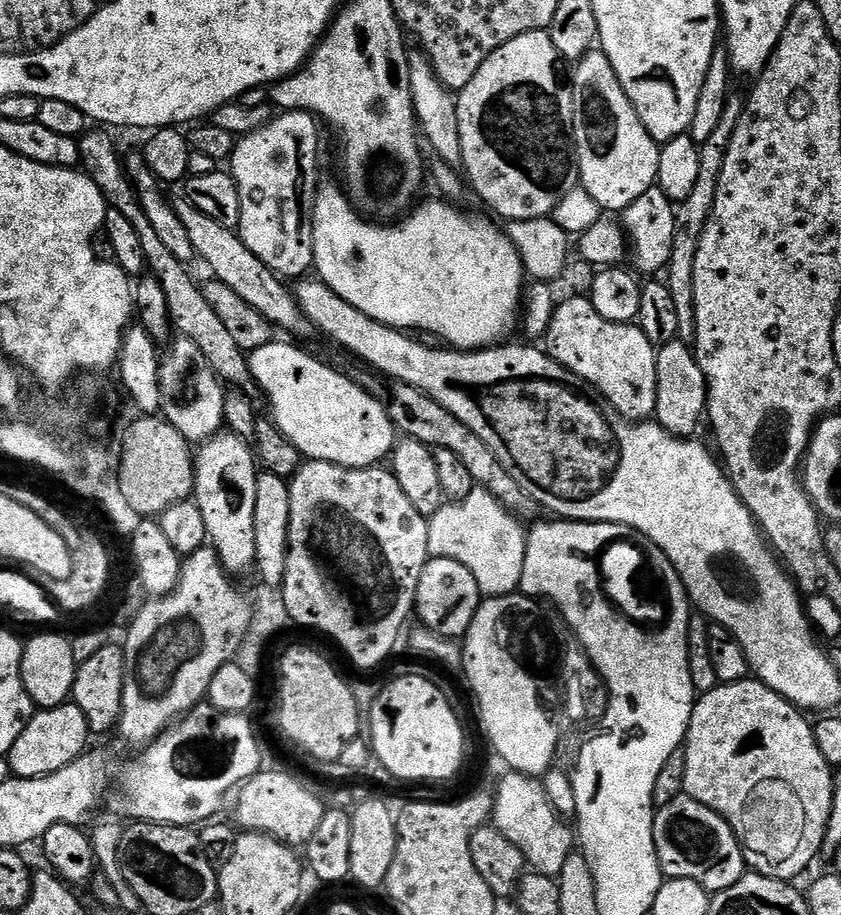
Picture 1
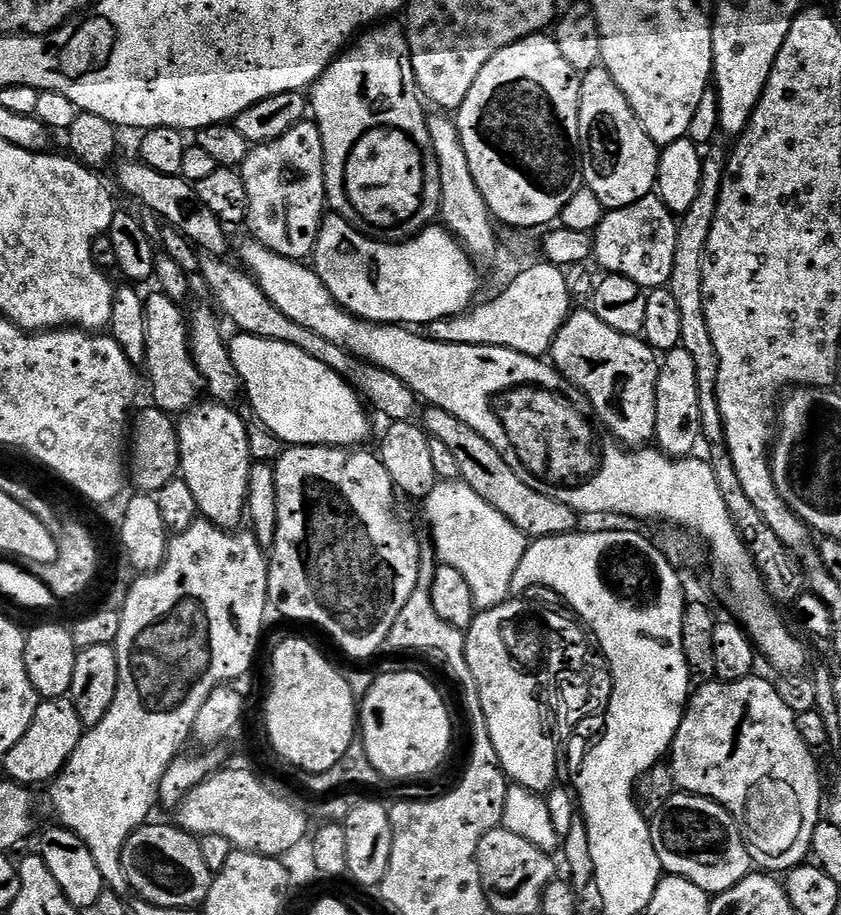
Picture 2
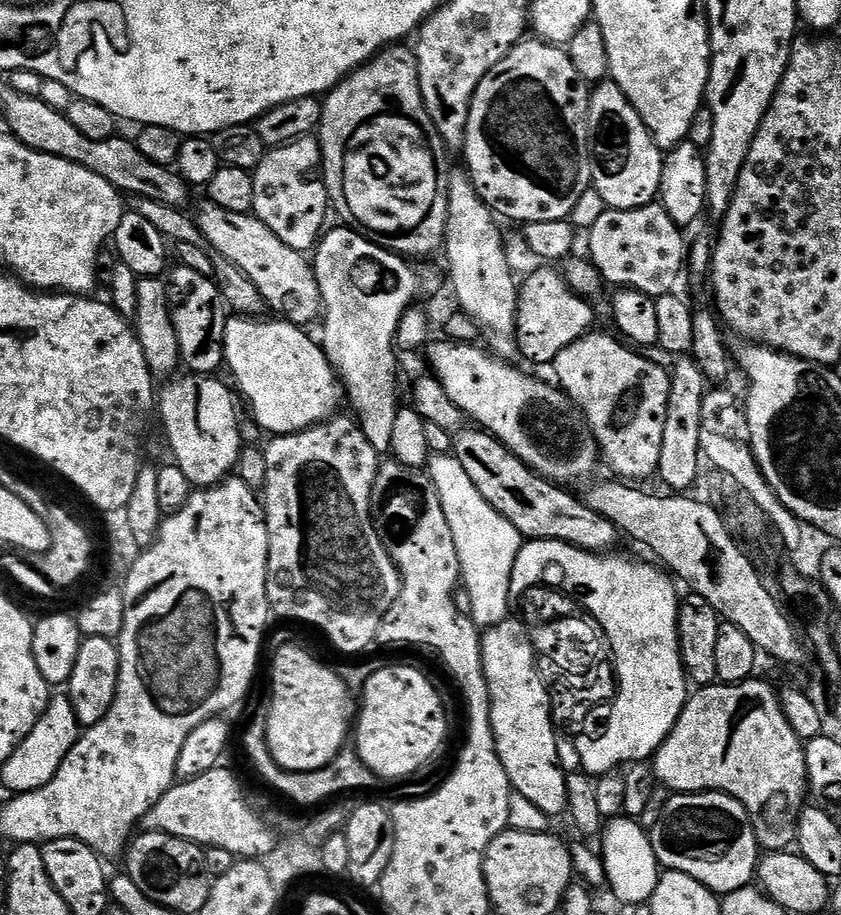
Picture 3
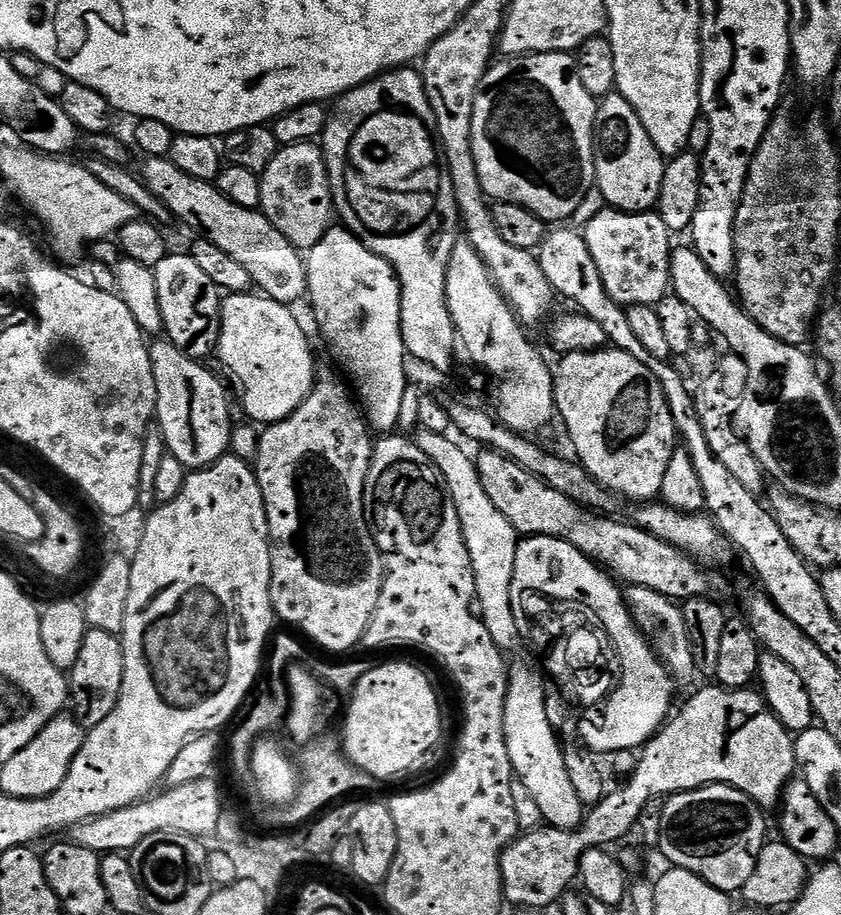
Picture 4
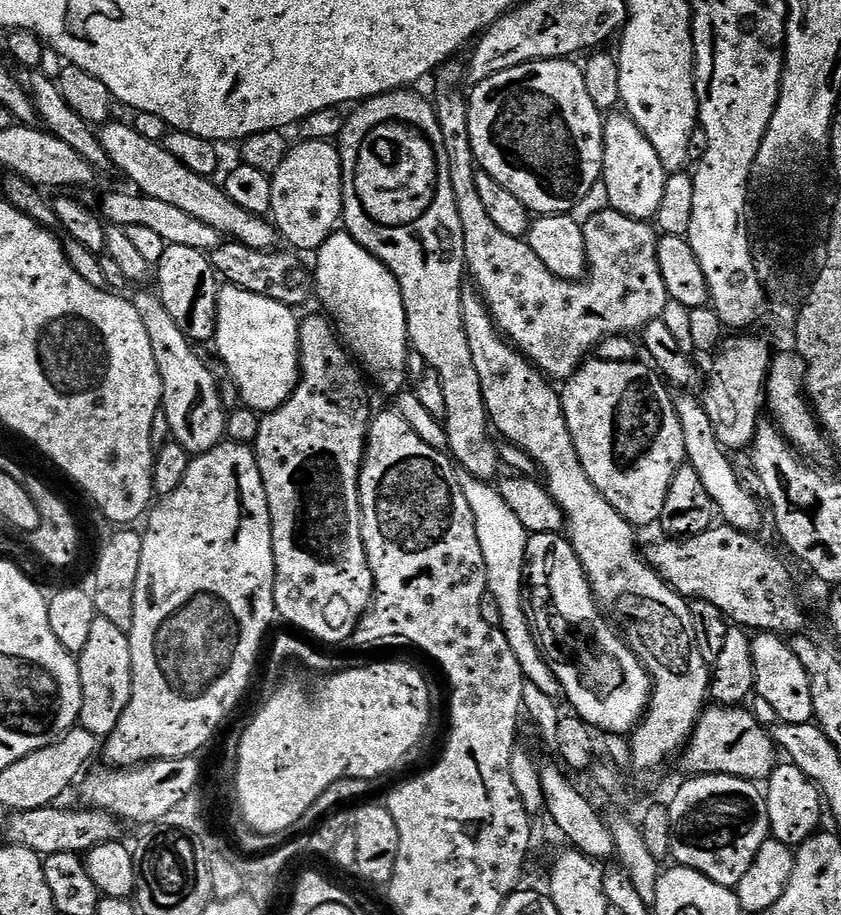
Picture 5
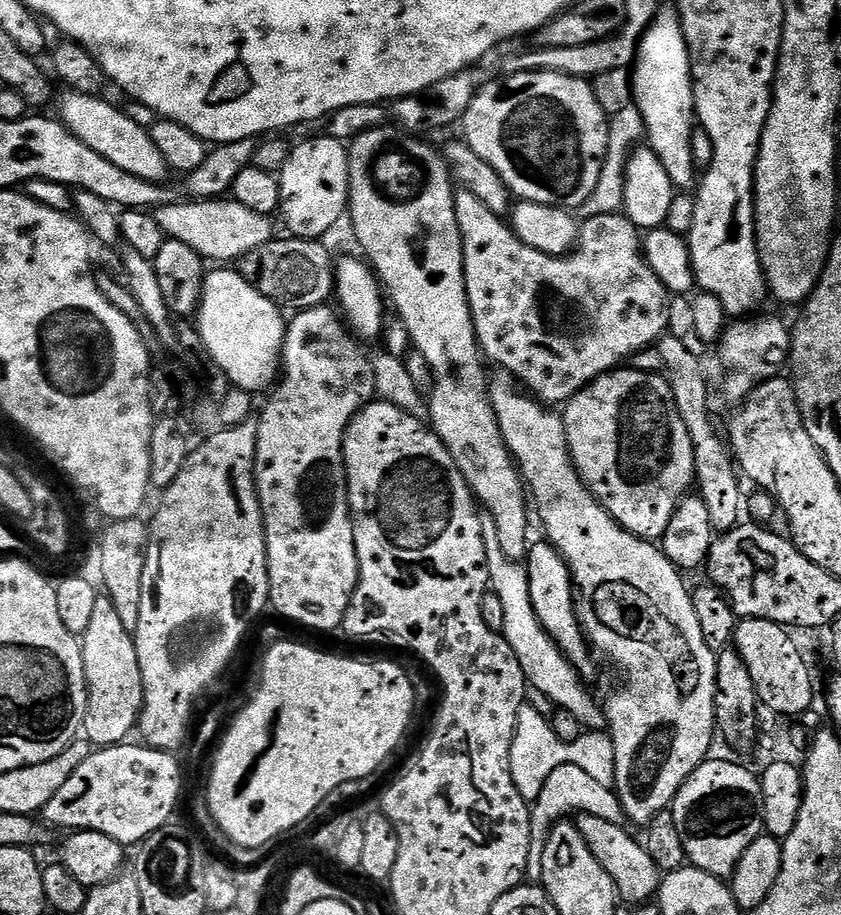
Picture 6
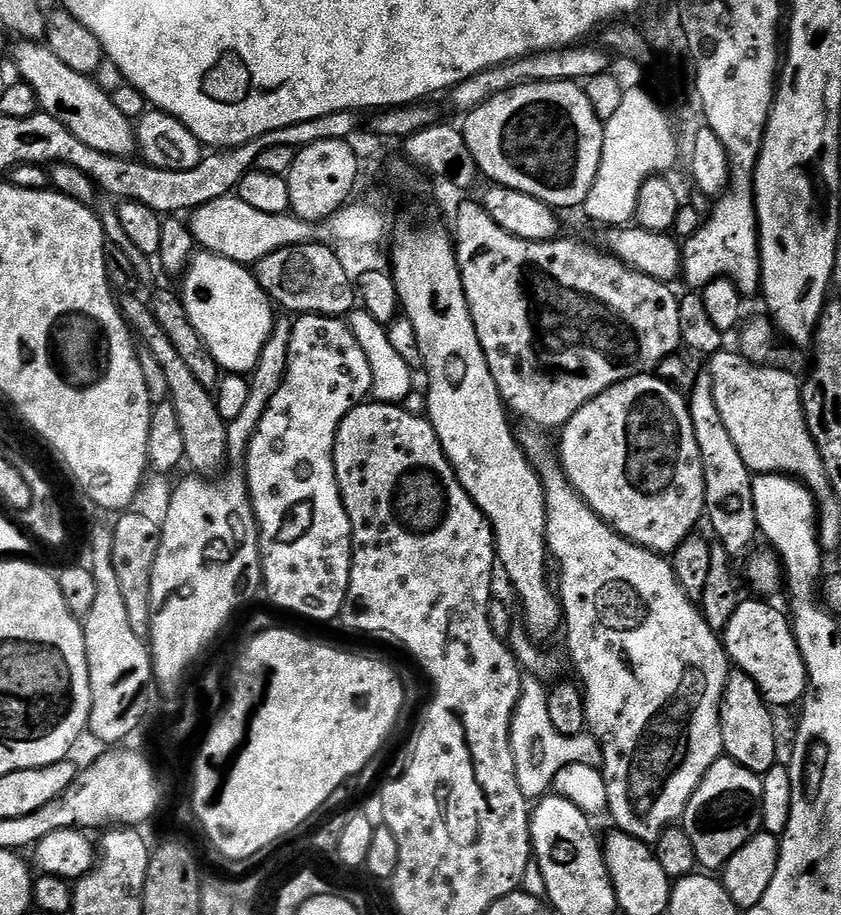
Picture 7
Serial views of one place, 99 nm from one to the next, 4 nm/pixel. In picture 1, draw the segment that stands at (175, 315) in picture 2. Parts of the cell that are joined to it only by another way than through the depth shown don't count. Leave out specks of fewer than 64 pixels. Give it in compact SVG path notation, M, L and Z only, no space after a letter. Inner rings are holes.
M177 335L168 346L160 358L160 412L170 426L188 440L189 445L199 446L225 427L226 390L214 370L210 370L210 362L206 362L198 342L190 342L190 338Z

